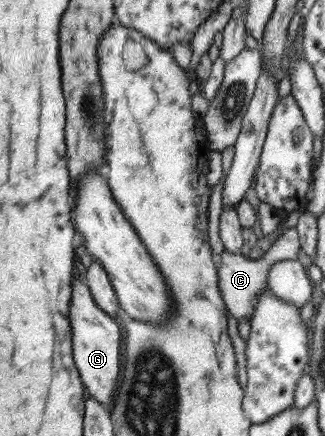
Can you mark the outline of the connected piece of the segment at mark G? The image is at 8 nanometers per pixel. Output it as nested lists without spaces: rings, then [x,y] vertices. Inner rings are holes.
[[[78,279],[70,282],[70,303],[68,306],[69,328],[71,331],[72,359],[80,376],[80,381],[87,390],[88,396],[100,402],[110,412],[111,395],[119,372],[119,348],[121,330],[113,321],[113,316],[107,316],[93,302],[87,285]]]

